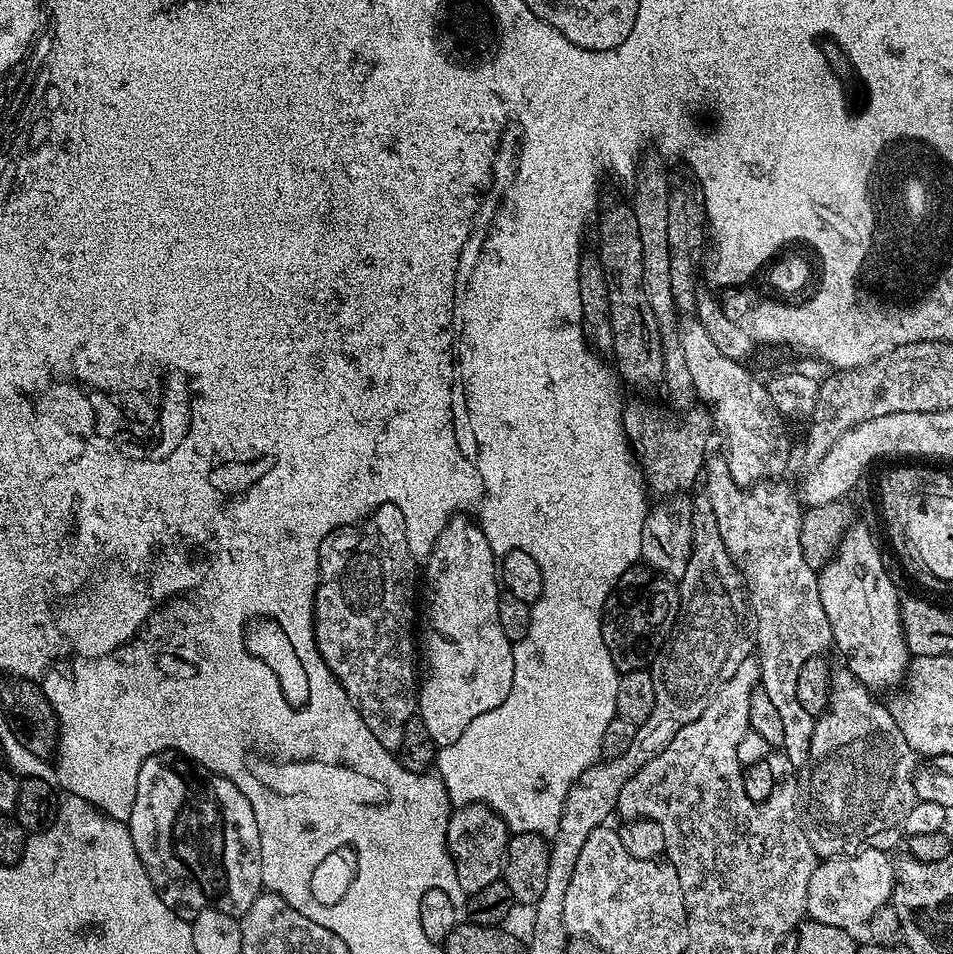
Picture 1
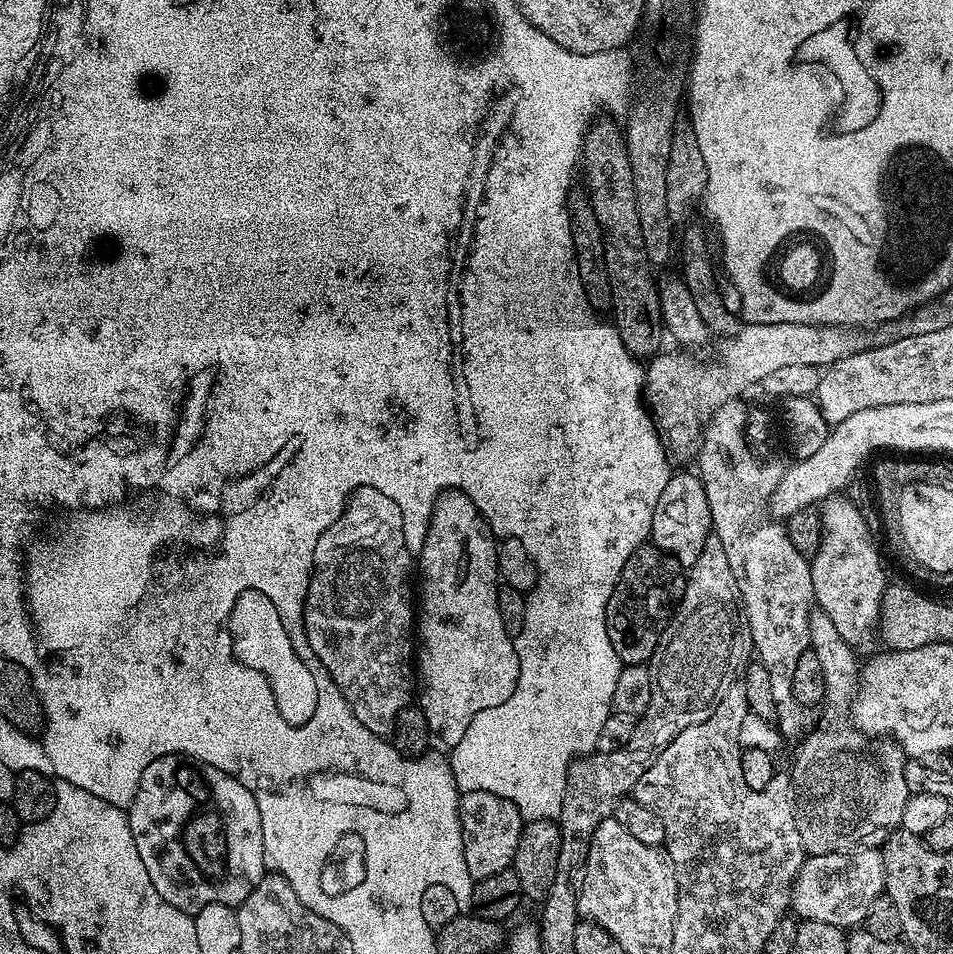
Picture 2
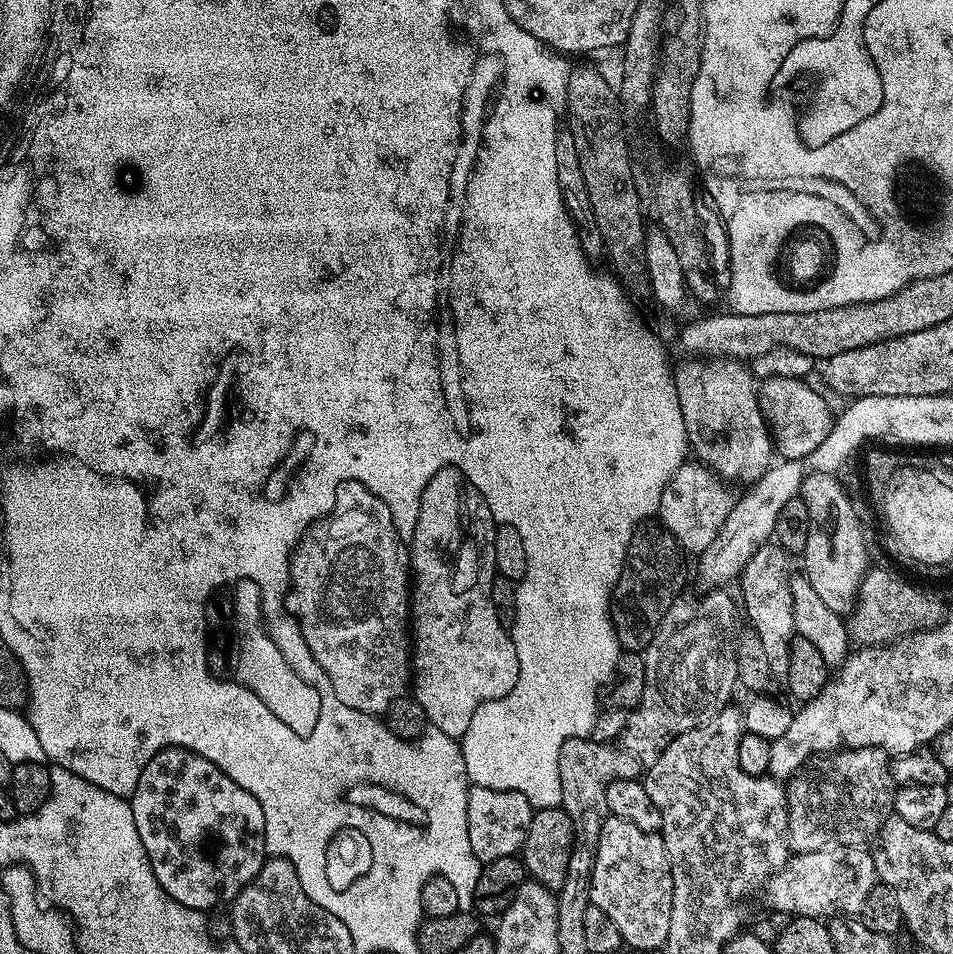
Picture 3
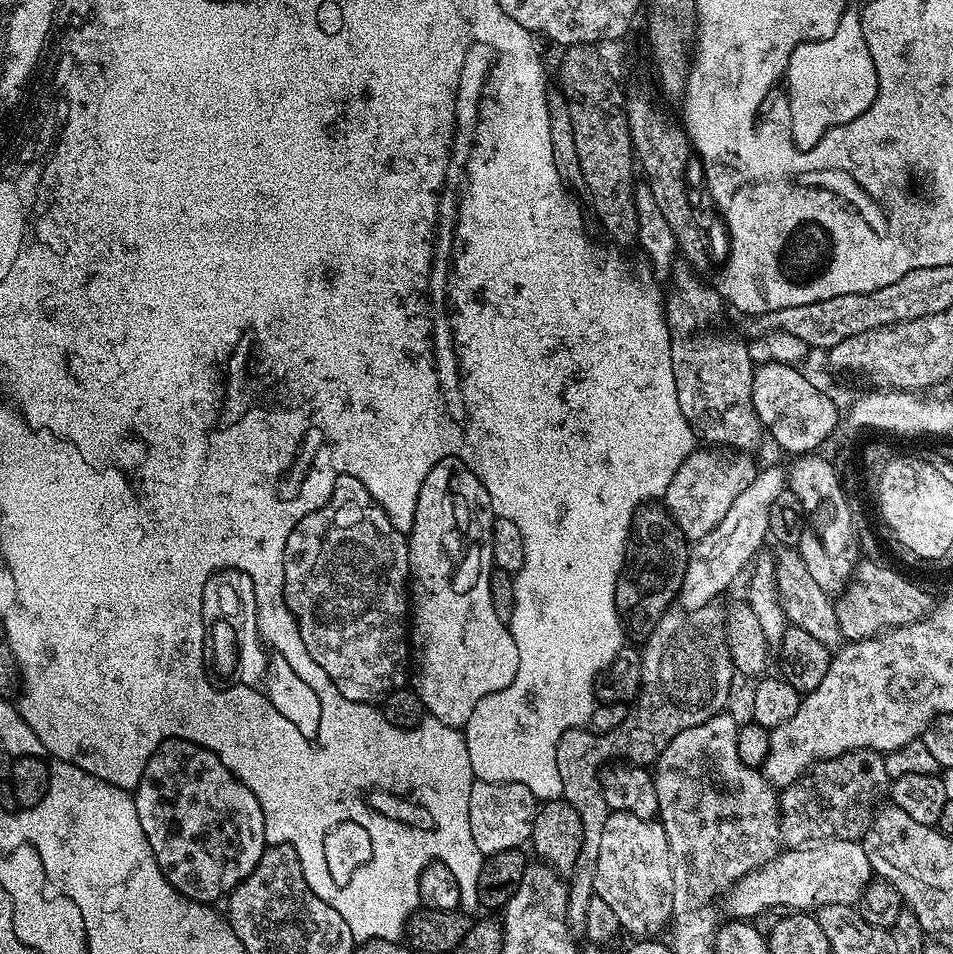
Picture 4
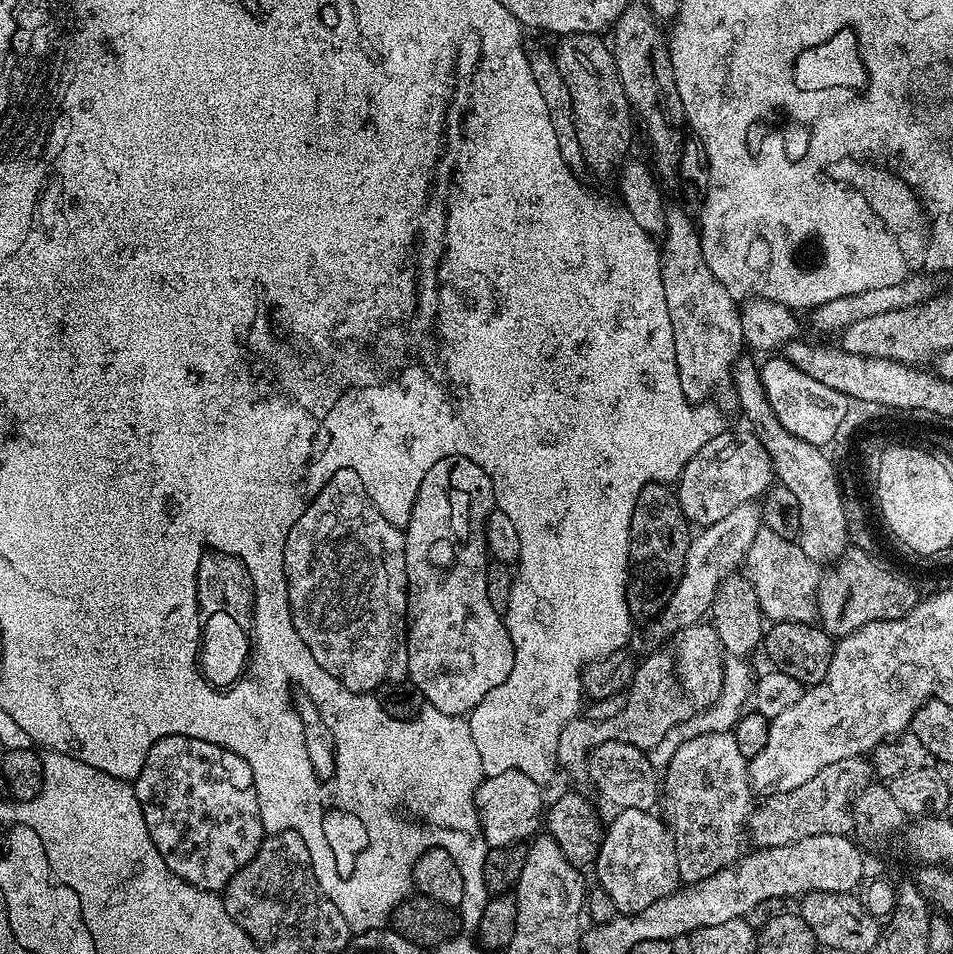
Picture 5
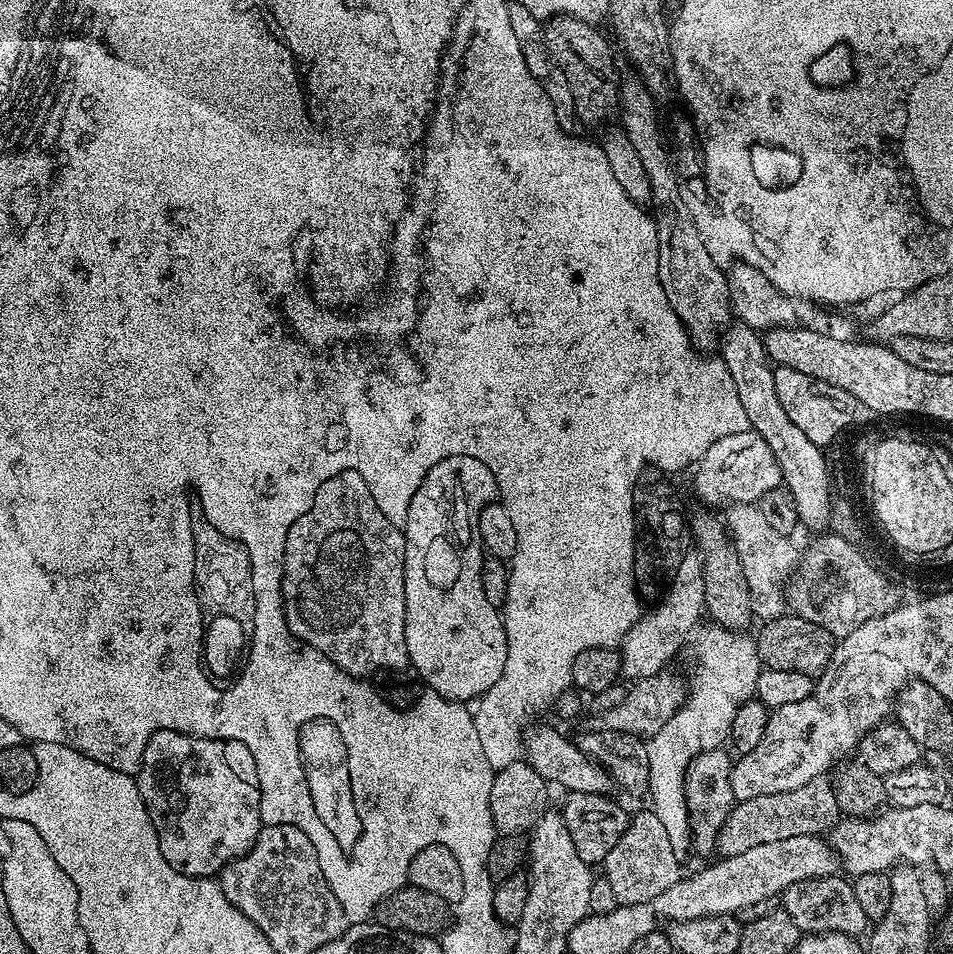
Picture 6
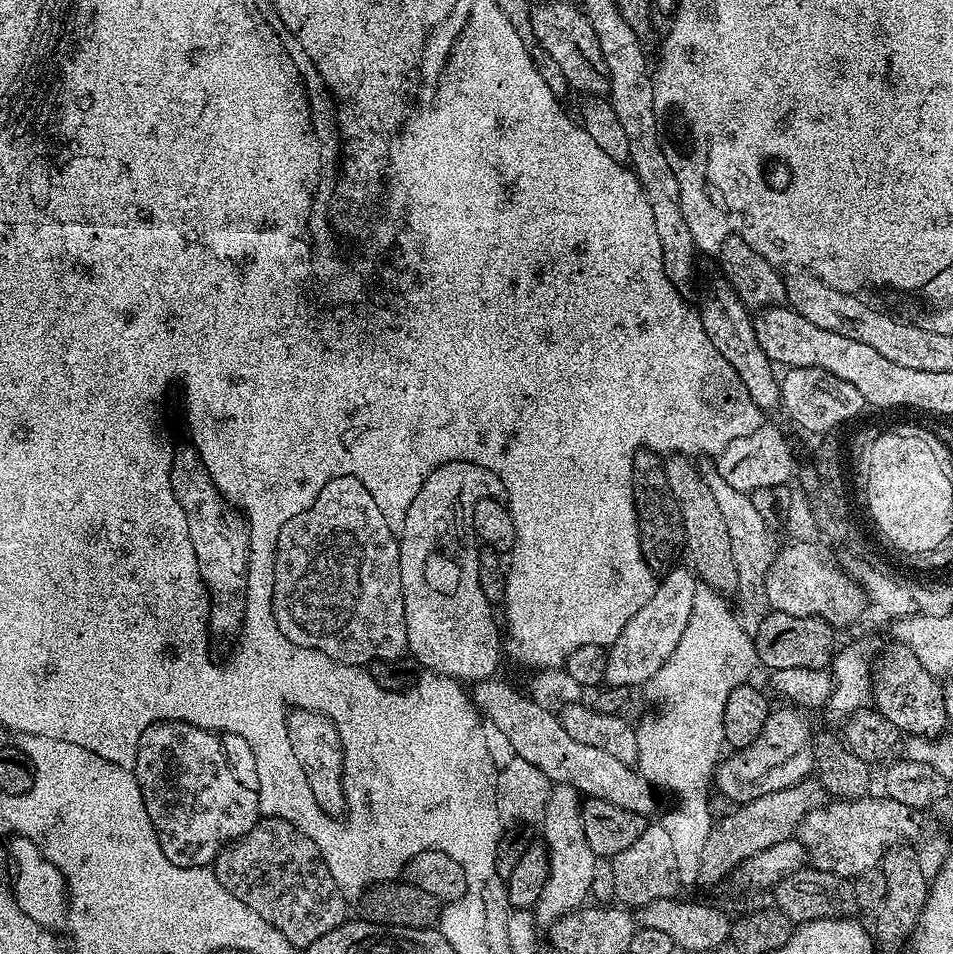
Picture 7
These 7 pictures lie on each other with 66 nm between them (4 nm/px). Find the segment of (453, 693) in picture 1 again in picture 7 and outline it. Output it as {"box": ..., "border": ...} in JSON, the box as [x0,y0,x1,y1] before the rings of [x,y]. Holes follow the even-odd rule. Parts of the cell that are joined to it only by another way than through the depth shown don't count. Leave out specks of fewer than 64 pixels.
{"box":[398,458,502,682],"border":[[[457,458],[438,466],[426,482],[422,482],[422,490],[418,490],[414,502],[410,502],[406,522],[398,533],[408,652],[421,669],[461,682],[495,677],[500,652],[502,656],[502,628],[496,625],[492,617],[493,605],[482,594],[482,586],[478,582],[480,548],[474,530],[474,506],[480,500],[489,499],[490,492],[485,485],[493,476],[487,466],[475,464],[468,458]]]}

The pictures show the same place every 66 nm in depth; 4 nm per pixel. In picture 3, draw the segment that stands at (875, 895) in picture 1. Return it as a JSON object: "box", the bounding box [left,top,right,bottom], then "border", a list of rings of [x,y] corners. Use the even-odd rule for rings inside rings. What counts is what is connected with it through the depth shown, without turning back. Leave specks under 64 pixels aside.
{"box":[775,846,878,918],"border":[[[829,846],[813,852],[798,852],[788,865],[777,872],[775,911],[794,916],[835,918],[859,917],[866,906],[870,890],[878,882],[872,853],[864,846]]]}

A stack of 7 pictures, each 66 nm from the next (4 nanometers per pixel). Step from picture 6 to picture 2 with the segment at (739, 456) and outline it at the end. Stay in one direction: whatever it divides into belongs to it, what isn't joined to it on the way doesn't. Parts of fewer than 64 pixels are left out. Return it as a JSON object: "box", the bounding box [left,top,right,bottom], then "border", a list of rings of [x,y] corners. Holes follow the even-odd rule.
{"box":[650,470,713,566],"border":[[[688,470],[678,471],[677,476],[676,473],[669,475],[650,523],[650,540],[665,556],[673,556],[681,566],[691,566],[702,554],[706,538],[713,529],[704,484],[699,475],[692,473],[691,476],[684,471]]]}

